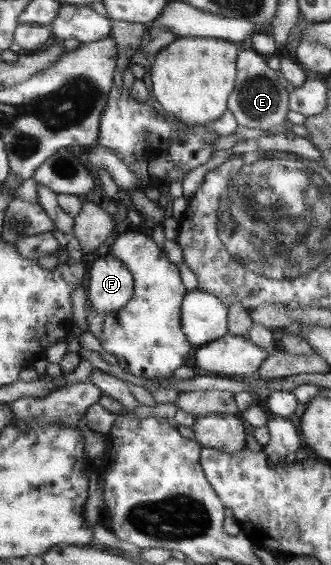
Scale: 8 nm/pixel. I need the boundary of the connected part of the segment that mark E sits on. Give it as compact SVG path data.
M245 47L237 58L237 82L235 94L228 98L227 108L231 110L240 126L267 131L273 126L284 124L289 112L289 93L279 82L277 72L267 65L267 57L253 48Z

